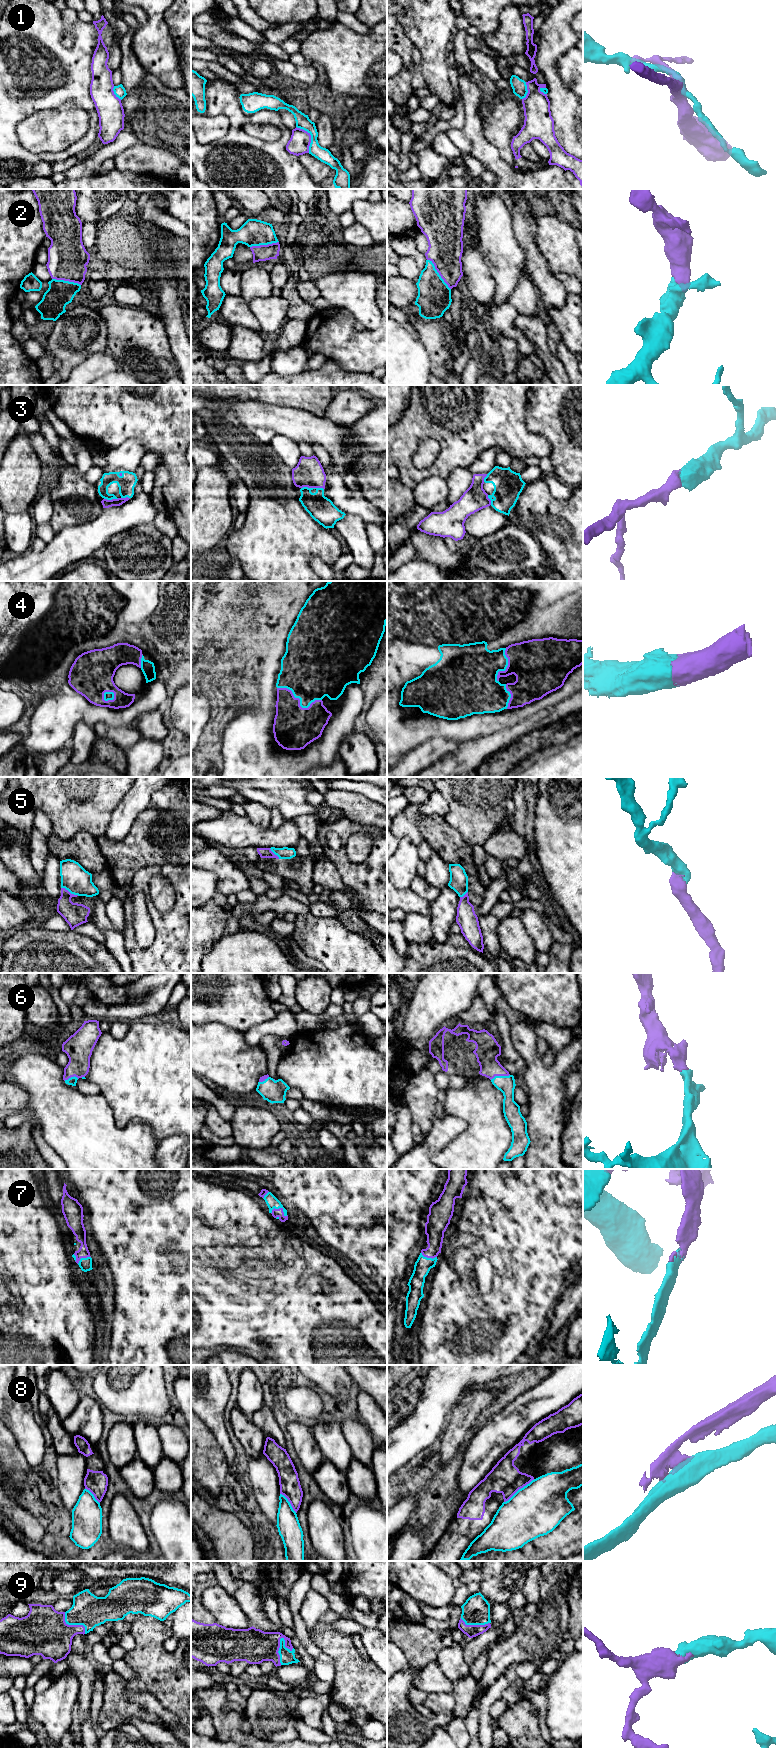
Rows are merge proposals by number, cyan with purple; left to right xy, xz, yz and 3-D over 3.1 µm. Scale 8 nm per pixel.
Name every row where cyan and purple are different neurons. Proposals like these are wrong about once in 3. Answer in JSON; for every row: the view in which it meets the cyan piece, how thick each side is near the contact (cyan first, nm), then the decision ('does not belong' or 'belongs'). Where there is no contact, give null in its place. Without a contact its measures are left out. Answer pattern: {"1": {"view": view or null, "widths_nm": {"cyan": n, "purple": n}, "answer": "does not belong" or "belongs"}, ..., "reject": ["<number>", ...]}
{"1": {"view": "xz", "widths_nm": {"cyan": 110, "purple": 170}, "answer": "does not belong"}, "2": {"view": "yz", "widths_nm": {"cyan": 280, "purple": 280}, "answer": "belongs"}, "3": {"view": "xz", "widths_nm": {"cyan": 200, "purple": 220}, "answer": "belongs"}, "4": {"view": "xz", "widths_nm": {"cyan": 440, "purple": 340}, "answer": "belongs"}, "5": {"view": "xy", "widths_nm": {"cyan": 220, "purple": 180}, "answer": "belongs"}, "6": {"view": "yz", "widths_nm": {"cyan": 140, "purple": 200}, "answer": "belongs"}, "7": {"view": "xz", "widths_nm": {"cyan": 100, "purple": 70}, "answer": "belongs"}, "8": {"view": "yz", "widths_nm": {"cyan": 420, "purple": 240}, "answer": "does not belong"}, "9": {"view": "xz", "widths_nm": {"cyan": 120, "purple": 280}, "answer": "belongs"}, "reject": ["1", "8"]}

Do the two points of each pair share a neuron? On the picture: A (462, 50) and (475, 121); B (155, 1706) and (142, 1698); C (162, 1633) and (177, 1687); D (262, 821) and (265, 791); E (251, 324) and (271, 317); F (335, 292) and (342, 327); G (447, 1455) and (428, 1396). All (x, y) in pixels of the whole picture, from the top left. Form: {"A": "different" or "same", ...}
{"A": "different", "B": "same", "C": "same", "D": "different", "E": "different", "F": "different", "G": "different"}

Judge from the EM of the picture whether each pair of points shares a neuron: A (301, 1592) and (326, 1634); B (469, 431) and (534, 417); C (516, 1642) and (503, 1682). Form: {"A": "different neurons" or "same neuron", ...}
{"A": "different neurons", "B": "different neurons", "C": "different neurons"}

